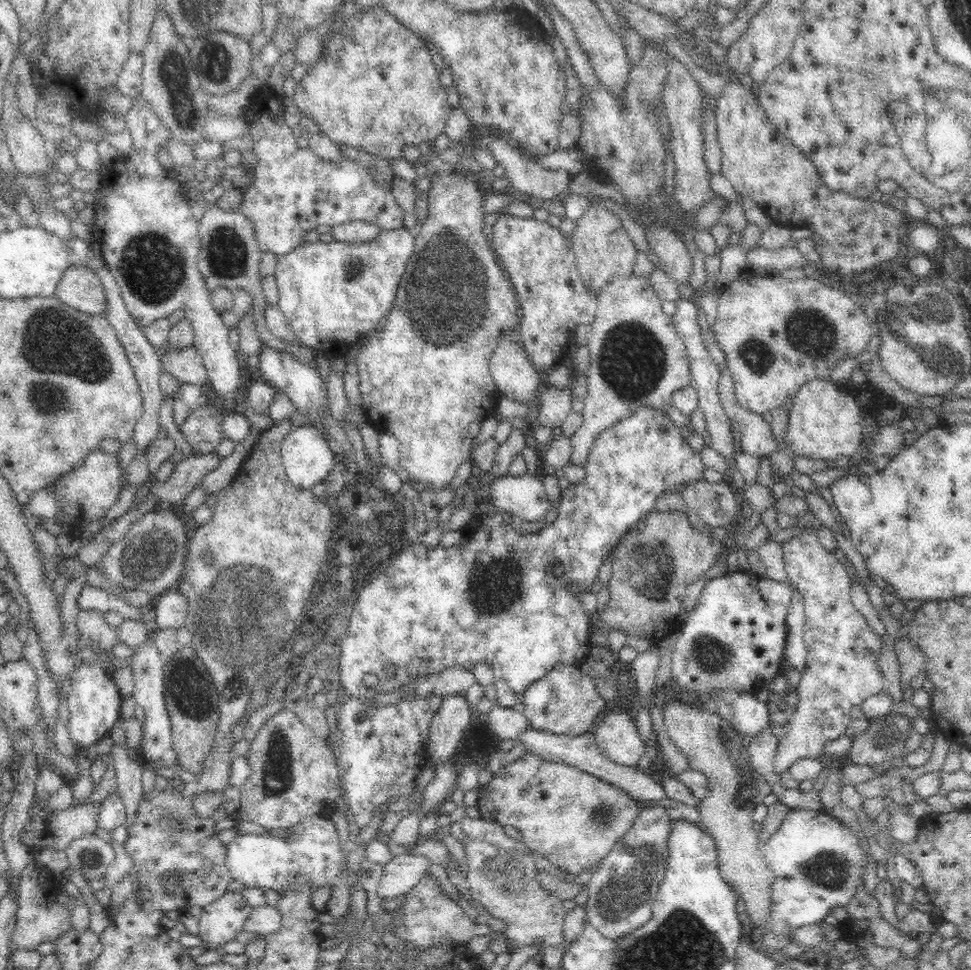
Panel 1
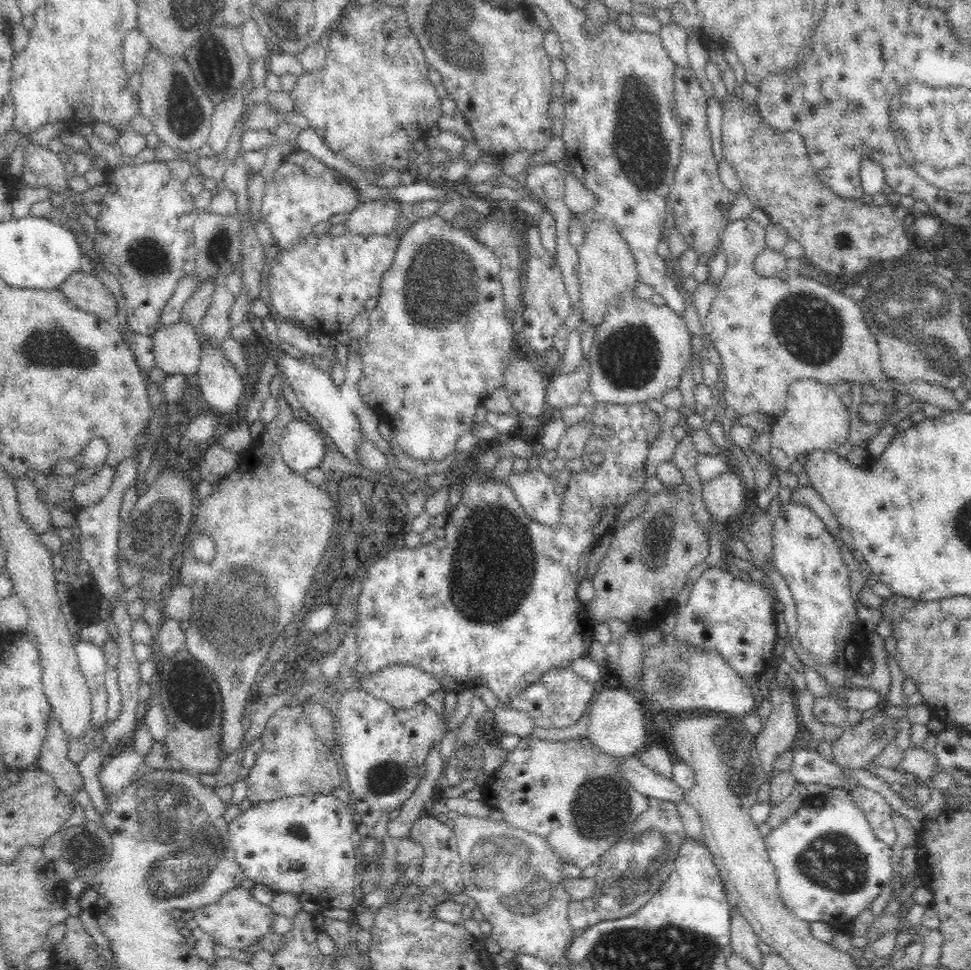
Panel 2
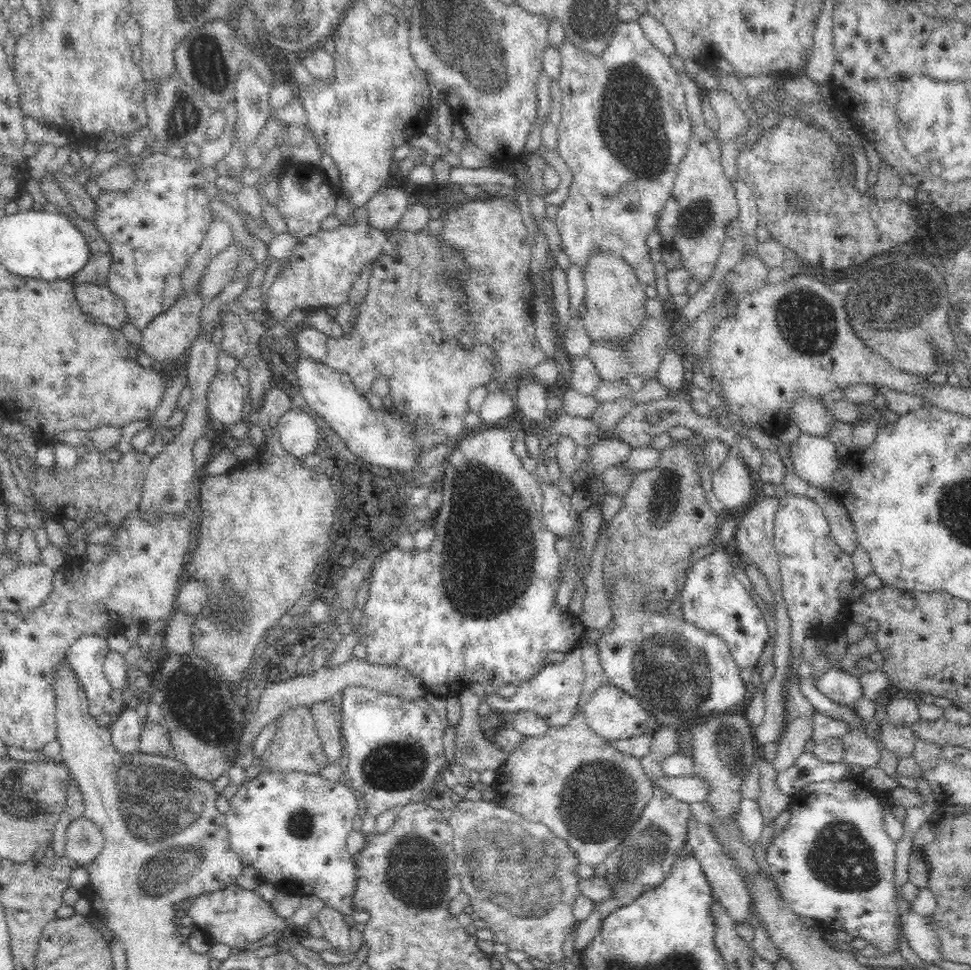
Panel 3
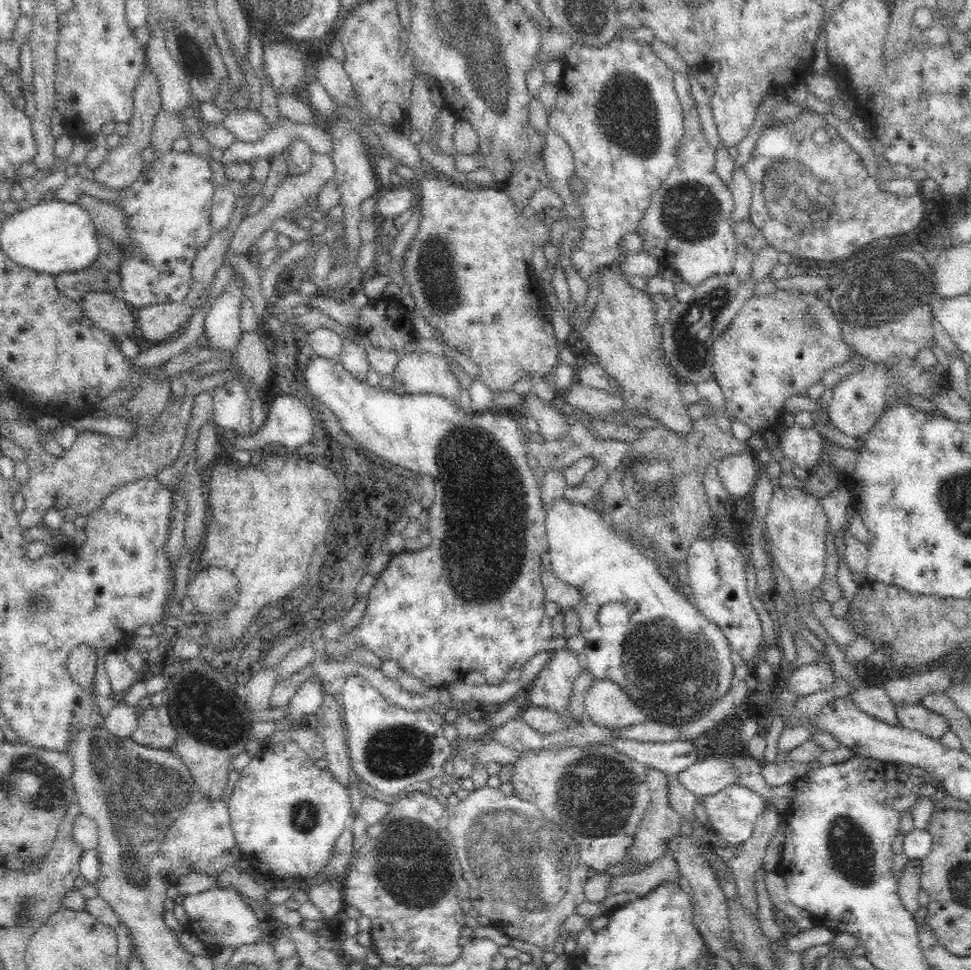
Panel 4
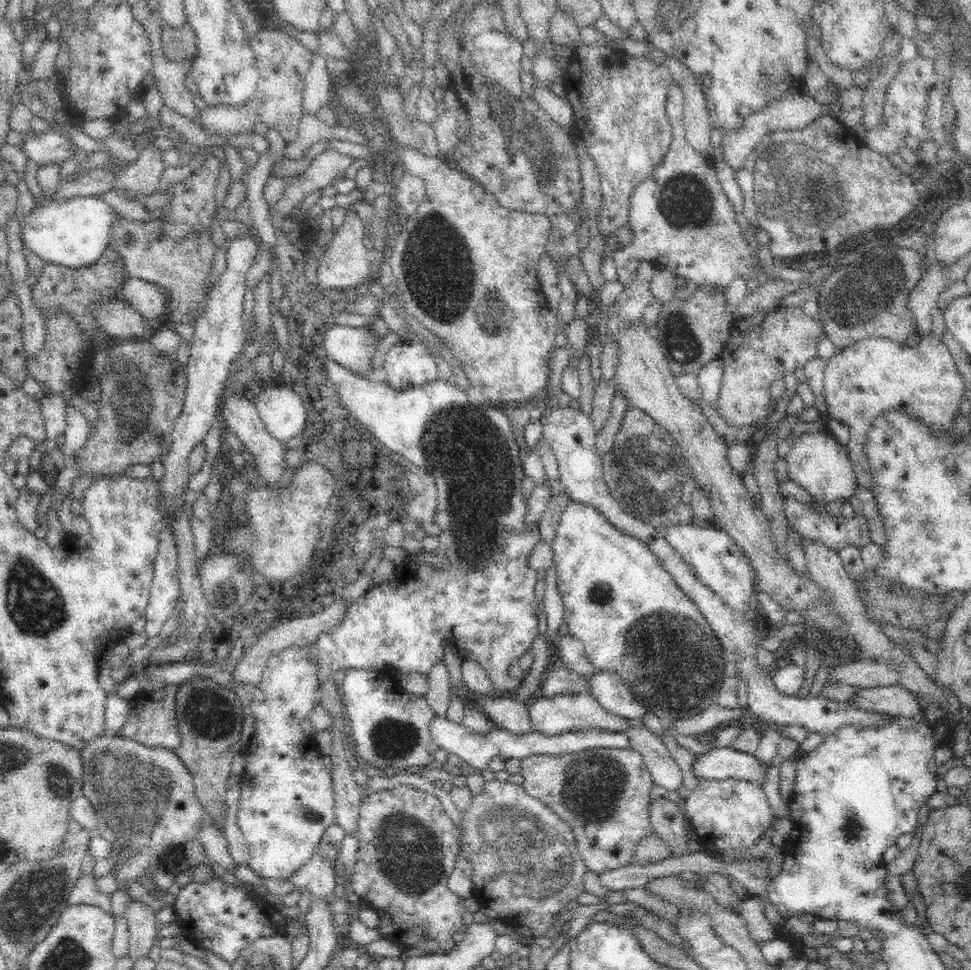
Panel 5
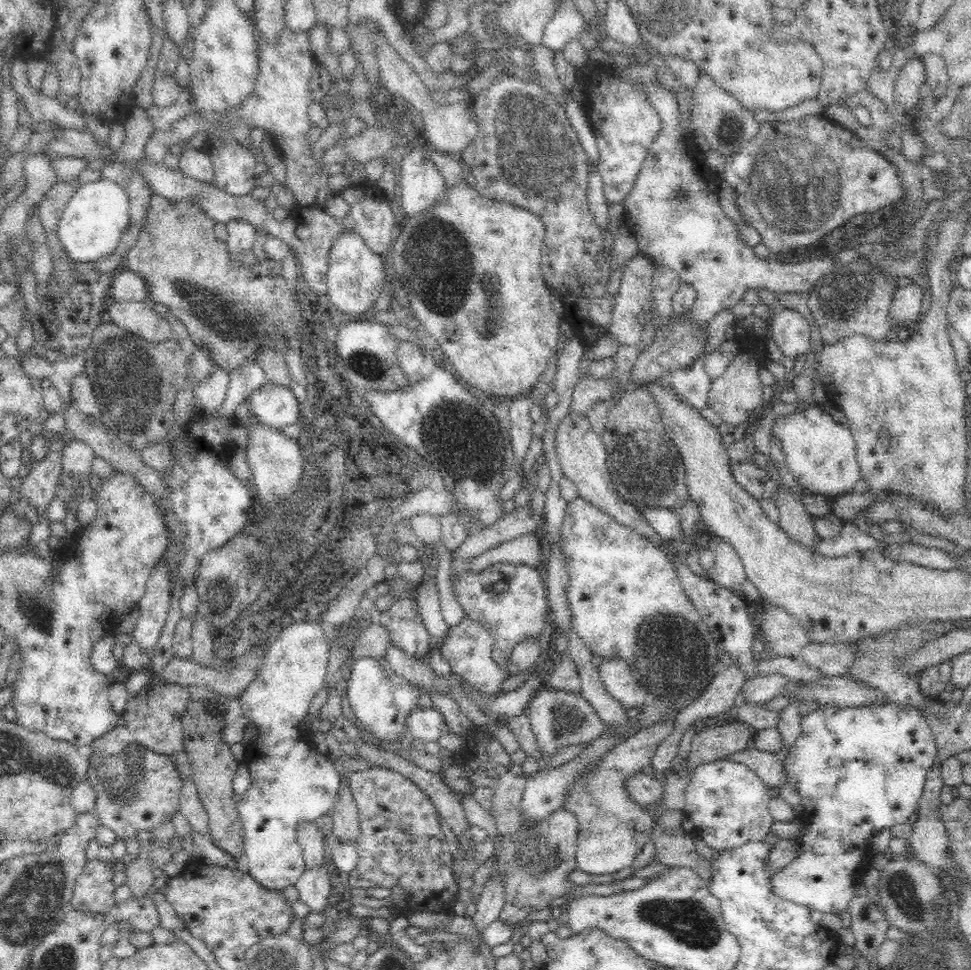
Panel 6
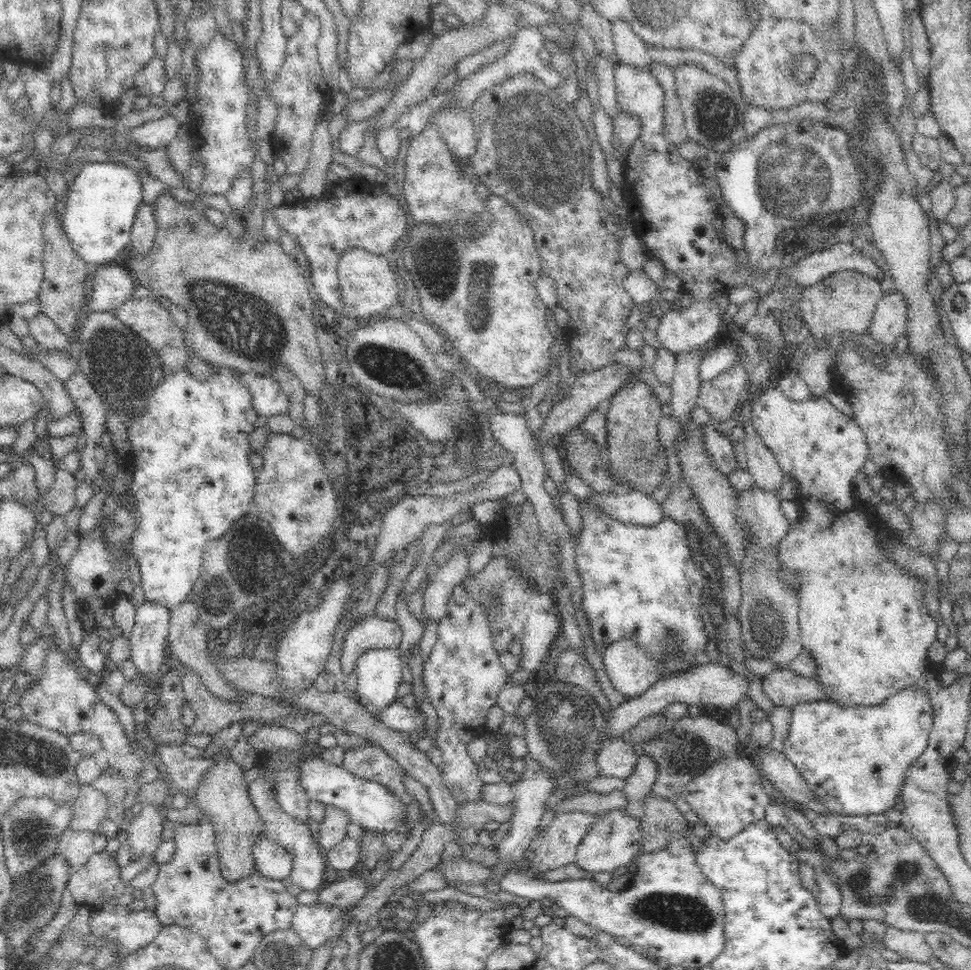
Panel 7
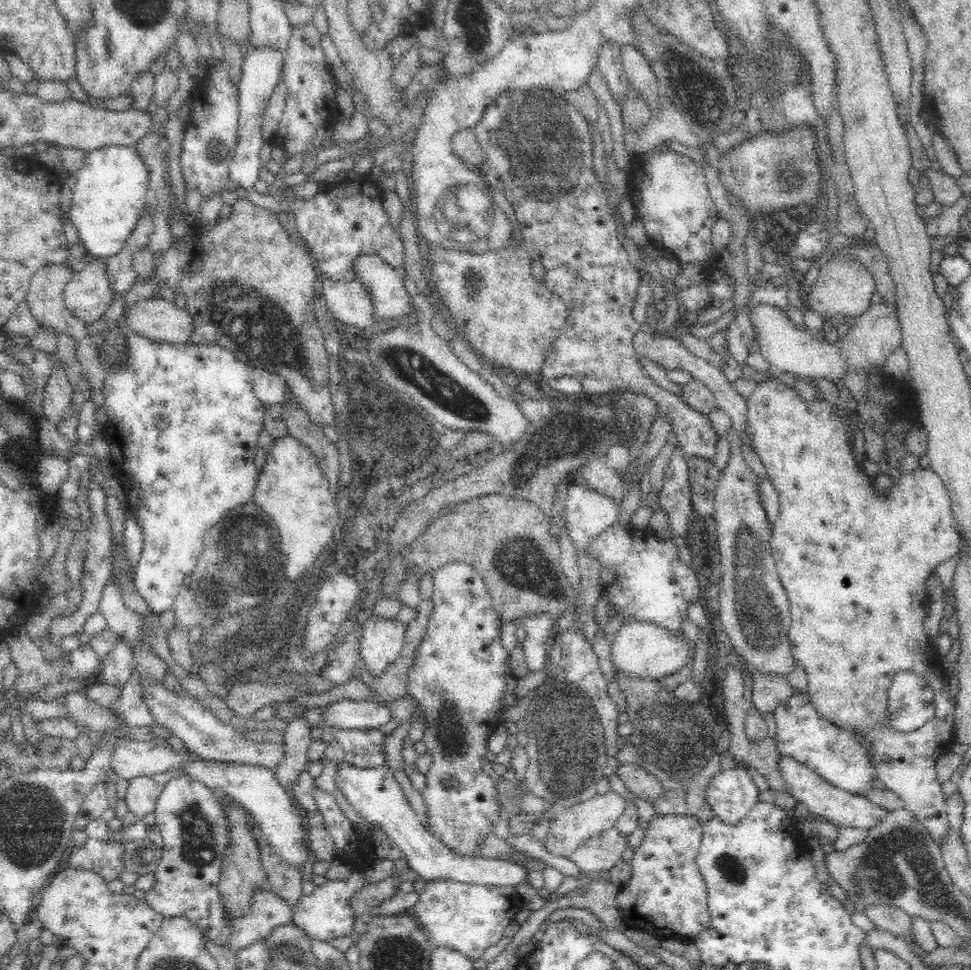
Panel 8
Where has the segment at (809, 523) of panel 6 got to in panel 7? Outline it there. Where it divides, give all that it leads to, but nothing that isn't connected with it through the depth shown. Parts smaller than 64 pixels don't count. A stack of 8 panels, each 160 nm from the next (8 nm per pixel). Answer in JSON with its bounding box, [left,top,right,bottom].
[743,423,784,495]

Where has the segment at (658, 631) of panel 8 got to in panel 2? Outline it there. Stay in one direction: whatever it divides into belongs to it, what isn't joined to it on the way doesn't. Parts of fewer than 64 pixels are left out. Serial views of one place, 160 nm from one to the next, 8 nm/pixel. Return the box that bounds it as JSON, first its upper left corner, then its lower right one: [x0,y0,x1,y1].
[587,685,650,759]

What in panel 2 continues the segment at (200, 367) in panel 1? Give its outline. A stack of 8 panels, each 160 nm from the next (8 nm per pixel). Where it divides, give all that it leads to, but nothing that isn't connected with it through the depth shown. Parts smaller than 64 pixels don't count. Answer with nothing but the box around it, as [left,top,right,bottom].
[152,322,201,378]

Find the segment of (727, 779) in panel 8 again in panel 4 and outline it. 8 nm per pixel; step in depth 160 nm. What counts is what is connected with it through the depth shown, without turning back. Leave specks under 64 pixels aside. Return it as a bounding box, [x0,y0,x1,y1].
[704,785,765,844]

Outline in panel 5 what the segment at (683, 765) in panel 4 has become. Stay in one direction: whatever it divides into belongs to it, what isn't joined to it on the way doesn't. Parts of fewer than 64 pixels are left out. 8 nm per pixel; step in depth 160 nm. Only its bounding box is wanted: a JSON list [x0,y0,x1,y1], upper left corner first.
[431,717,632,772]

